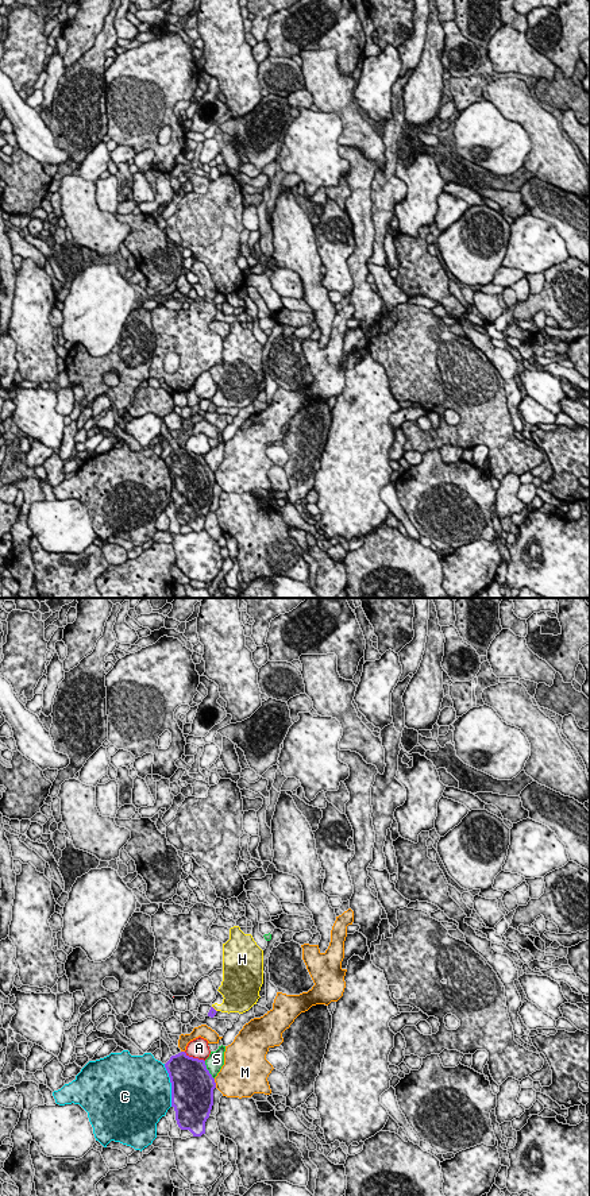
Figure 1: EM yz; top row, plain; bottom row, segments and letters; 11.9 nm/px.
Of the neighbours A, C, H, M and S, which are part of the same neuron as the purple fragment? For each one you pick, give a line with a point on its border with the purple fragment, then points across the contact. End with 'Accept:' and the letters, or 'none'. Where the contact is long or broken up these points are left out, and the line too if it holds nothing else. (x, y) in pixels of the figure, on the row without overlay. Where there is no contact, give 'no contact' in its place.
Accept: none

